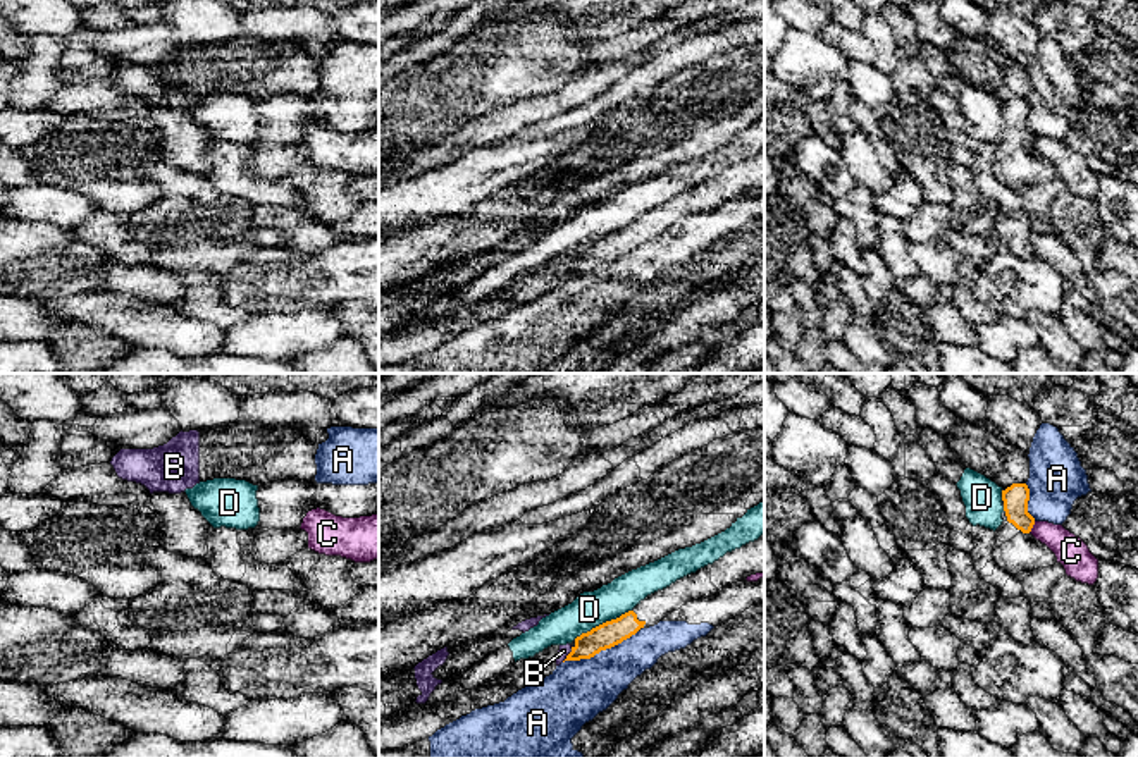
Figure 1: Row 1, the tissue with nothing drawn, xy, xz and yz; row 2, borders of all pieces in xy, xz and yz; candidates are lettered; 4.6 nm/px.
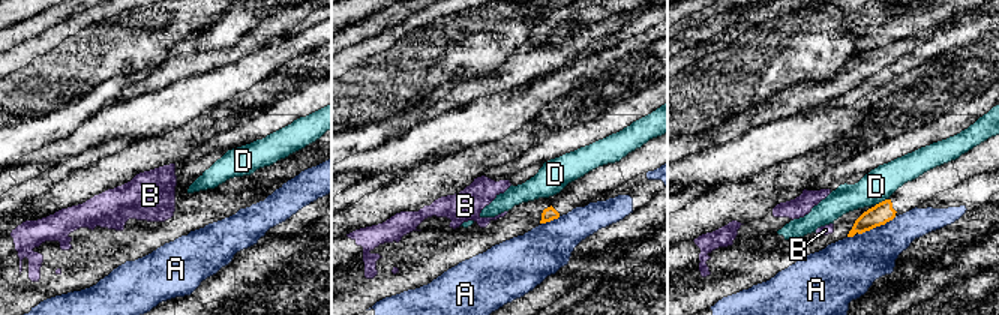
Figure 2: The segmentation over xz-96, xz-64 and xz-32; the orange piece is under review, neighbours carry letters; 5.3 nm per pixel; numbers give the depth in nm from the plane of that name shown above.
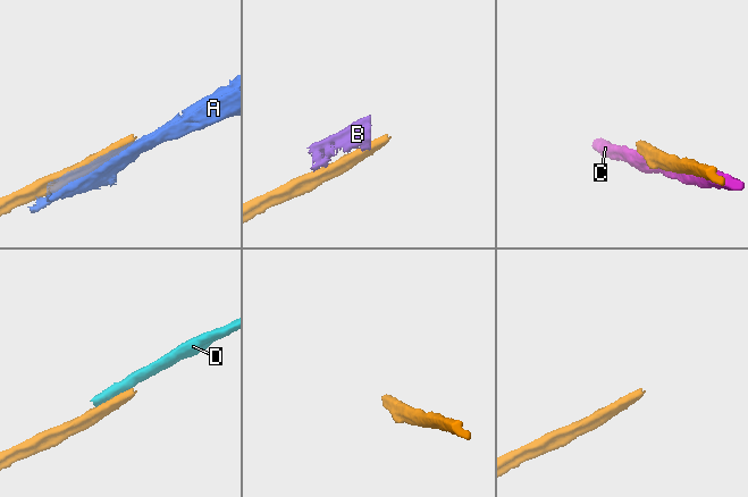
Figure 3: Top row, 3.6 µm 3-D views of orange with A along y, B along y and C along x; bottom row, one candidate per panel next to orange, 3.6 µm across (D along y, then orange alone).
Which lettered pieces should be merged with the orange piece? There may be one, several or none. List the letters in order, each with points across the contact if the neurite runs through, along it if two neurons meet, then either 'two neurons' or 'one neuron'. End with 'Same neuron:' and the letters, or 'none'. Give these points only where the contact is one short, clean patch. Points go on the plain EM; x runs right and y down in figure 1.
A: two neurons
B: border xz (572, 262), (562, 276); two neurons
C: two neurons
D: two neurons
Same neuron: none

